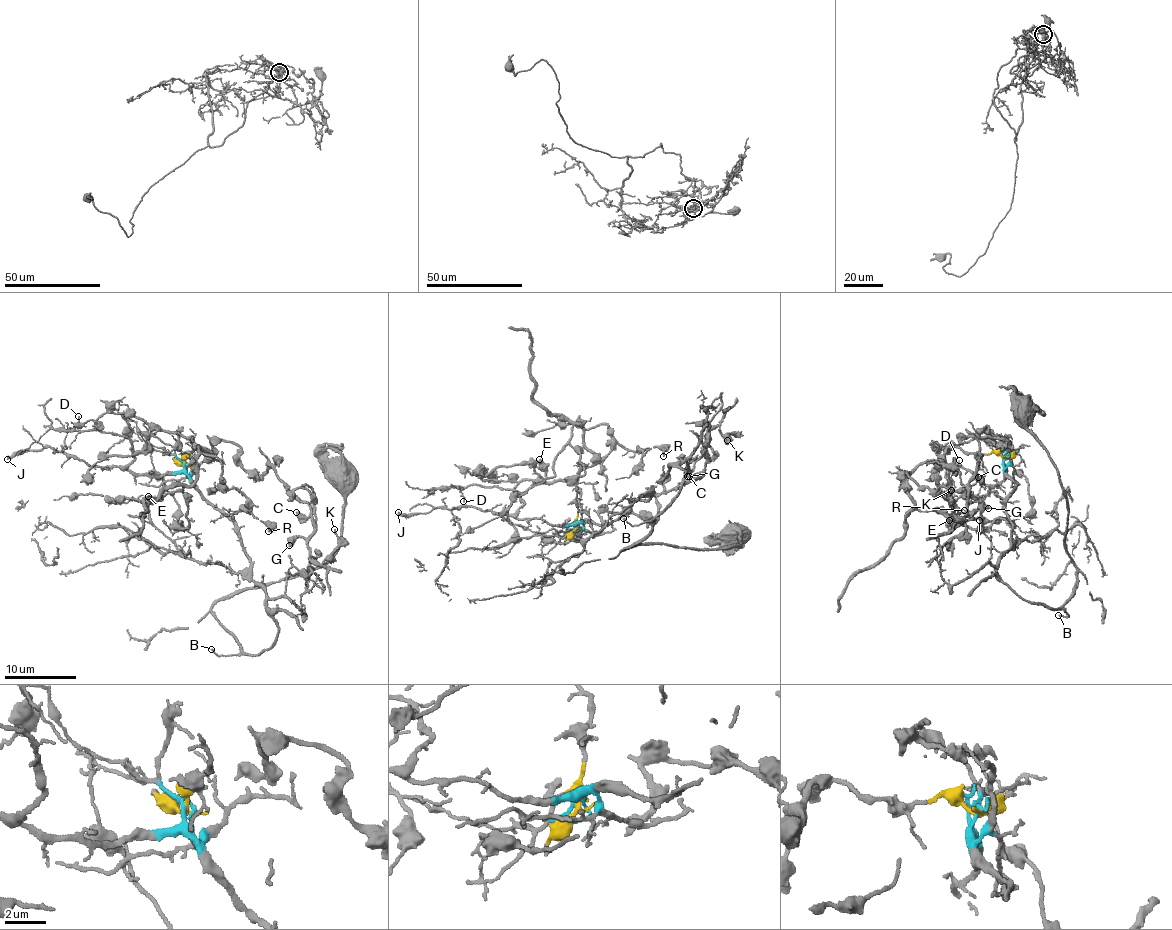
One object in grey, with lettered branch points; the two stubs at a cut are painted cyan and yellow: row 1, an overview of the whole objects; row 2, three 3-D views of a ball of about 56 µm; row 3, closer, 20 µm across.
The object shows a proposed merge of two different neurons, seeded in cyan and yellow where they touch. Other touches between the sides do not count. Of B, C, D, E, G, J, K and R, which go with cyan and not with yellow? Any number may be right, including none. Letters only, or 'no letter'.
B, C, D, G, J, K

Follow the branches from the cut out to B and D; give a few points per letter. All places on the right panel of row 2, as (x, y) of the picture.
B: (1005, 455), (1016, 489), (1005, 499), (1012, 546), (997, 559), (997, 579), (1068, 616), (1059, 616)
D: (1005, 455), (1004, 478), (996, 487), (985, 486), (958, 465), (951, 468), (947, 477), (951, 476), (959, 460)

